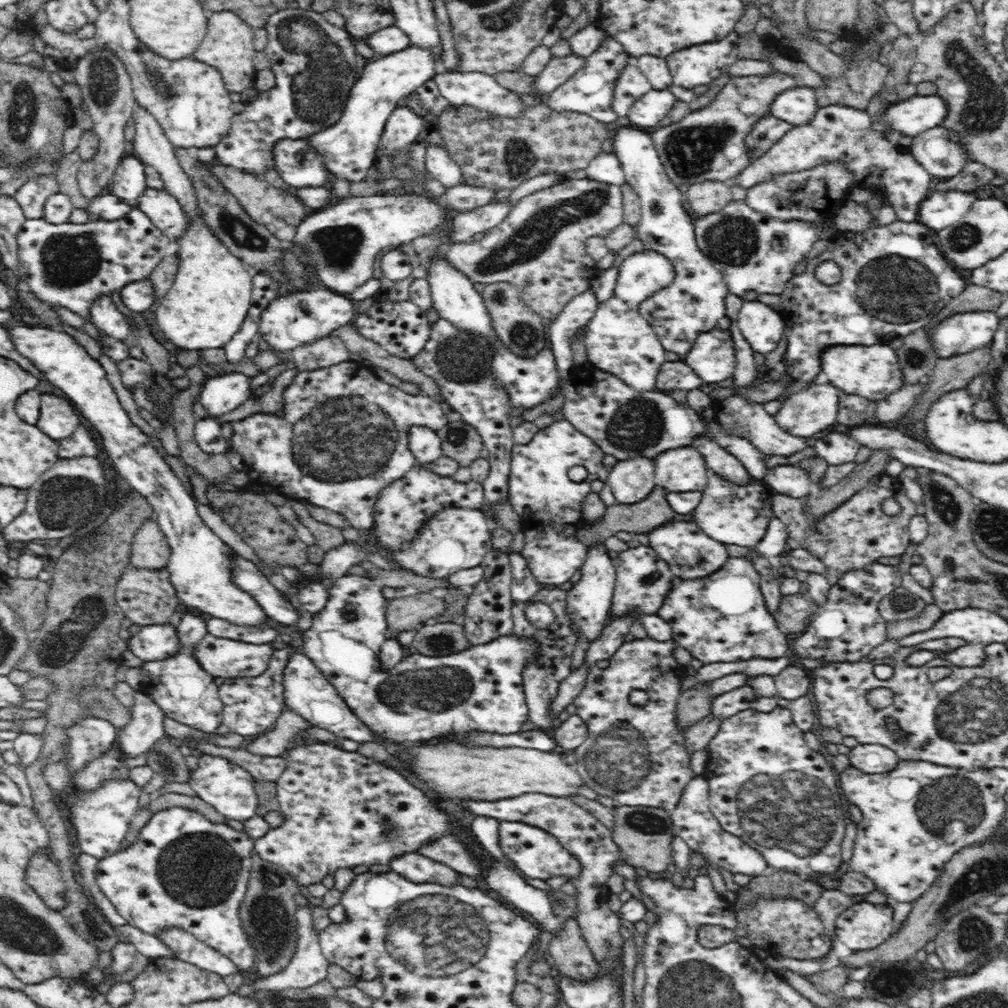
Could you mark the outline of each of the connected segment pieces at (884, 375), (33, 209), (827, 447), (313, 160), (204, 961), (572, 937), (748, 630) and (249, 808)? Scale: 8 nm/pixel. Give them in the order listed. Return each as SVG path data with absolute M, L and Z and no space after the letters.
M875 344L867 347L834 346L824 354L821 372L824 374L825 381L842 388L845 393L860 395L876 403L904 386L903 369L899 365L898 352L888 344Z
M40 178L36 184L30 182L32 186L22 186L14 197L16 202L23 209L24 216L27 219L44 218L44 204L50 195L60 193L60 188L56 180L52 178Z
M830 429L828 436L814 440L814 450L829 465L841 465L854 460L860 444L846 433Z
M282 139L274 144L274 169L290 187L320 188L328 183L328 166L306 139Z
M166 930L157 937L175 954L176 959L194 964L199 969L210 970L223 977L243 971L229 958L196 939L188 931Z
M575 914L565 919L563 931L550 940L547 954L560 974L574 980L589 981L600 972L600 965L582 936Z
M730 558L724 568L700 580L682 580L675 576L674 587L657 612L671 624L671 638L704 665L785 657L790 648L787 631L765 608L760 575L752 561Z
M202 755L198 759L198 767L189 773L188 784L201 800L212 805L227 818L244 822L257 815L259 798L256 793L256 779L247 769L231 760L220 756Z

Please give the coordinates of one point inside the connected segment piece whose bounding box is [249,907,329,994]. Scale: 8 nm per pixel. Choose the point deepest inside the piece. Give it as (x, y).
(308, 966)

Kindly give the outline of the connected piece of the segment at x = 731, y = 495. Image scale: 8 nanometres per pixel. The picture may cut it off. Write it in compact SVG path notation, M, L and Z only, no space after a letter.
M710 469L708 486L702 490L702 500L694 512L696 524L714 540L724 544L736 544L736 546L756 547L764 534L770 520L774 518L770 494L774 491L763 480L751 478L751 483L740 488L732 488L732 484L724 484L720 476L716 476Z

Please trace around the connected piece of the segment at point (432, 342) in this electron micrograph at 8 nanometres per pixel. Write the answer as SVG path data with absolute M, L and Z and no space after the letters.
M439 319L430 326L430 336L425 346L410 361L424 375L434 379L437 394L461 420L471 424L482 437L483 447L489 452L487 461L490 470L483 480L485 502L500 504L508 500L508 480L511 470L511 450L515 445L514 428L510 427L510 396L507 389L498 384L491 370L492 357L495 355L494 341L491 334L480 336L456 328L452 322Z

